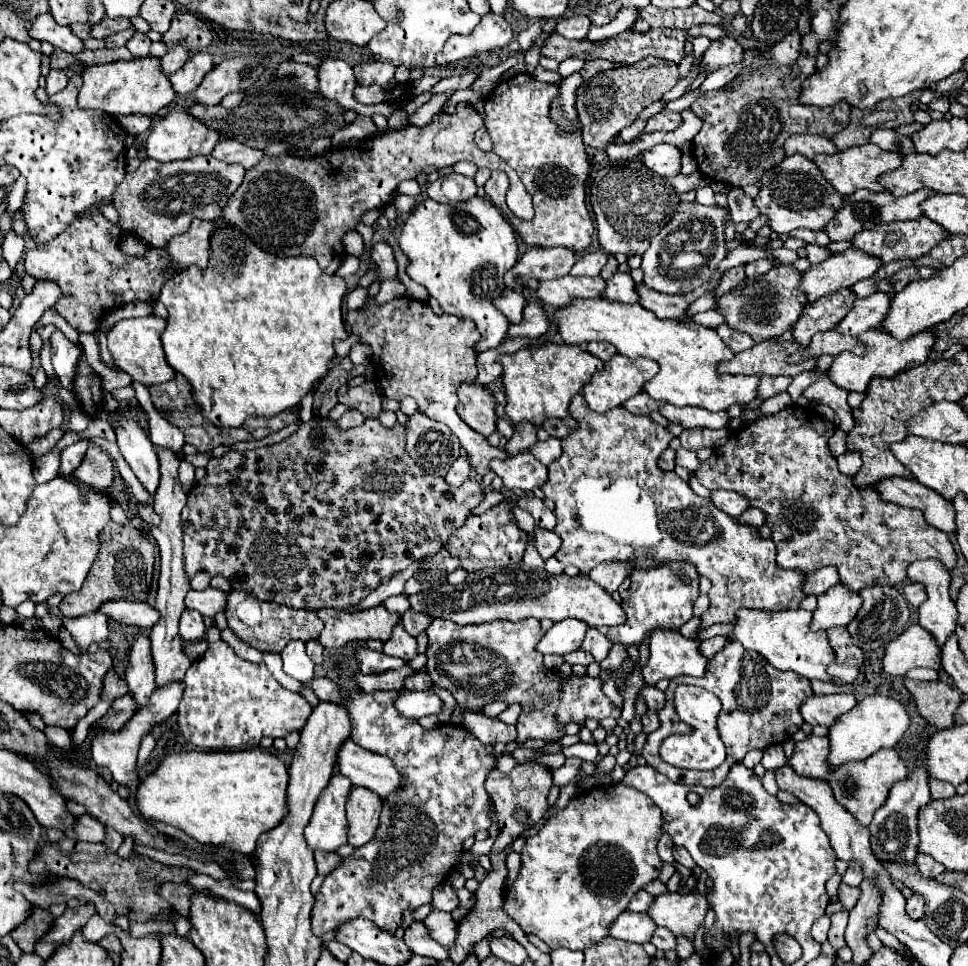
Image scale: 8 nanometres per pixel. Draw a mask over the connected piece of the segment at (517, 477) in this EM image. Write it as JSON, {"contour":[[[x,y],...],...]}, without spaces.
{"contour":[[[528,451],[506,457],[504,461],[494,459],[490,461],[490,469],[504,481],[506,489],[532,491],[536,487],[542,487],[548,479],[546,465],[534,459],[534,455],[530,455]]]}

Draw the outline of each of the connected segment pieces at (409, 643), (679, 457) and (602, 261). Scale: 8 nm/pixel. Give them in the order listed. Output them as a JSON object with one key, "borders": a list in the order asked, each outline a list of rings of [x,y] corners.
{"borders":[[[[398,623],[398,627],[394,627],[392,639],[388,639],[384,643],[382,653],[390,655],[390,657],[400,657],[404,661],[410,661],[410,659],[416,657],[416,639],[412,635],[408,635],[404,631],[404,627]]],[[[678,449],[676,451],[676,465],[682,465],[684,469],[688,469],[690,473],[694,473],[698,467],[700,467],[700,461],[696,457],[694,451],[688,451],[688,449]]],[[[592,251],[592,253],[584,253],[572,267],[572,275],[588,275],[588,277],[596,277],[600,275],[600,269],[606,265],[608,255],[604,251]]]]}

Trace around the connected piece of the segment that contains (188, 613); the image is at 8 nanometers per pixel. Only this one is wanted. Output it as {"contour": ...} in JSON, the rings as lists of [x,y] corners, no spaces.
{"contour":[[[186,609],[180,617],[180,637],[184,641],[200,641],[206,635],[206,627],[202,621],[202,615],[198,611]]]}

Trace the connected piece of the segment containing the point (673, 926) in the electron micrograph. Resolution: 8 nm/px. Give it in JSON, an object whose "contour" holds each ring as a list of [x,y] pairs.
{"contour":[[[666,891],[664,895],[654,897],[654,907],[650,907],[648,915],[658,927],[666,927],[674,935],[692,939],[704,923],[706,911],[708,903],[704,895],[680,895]]]}

